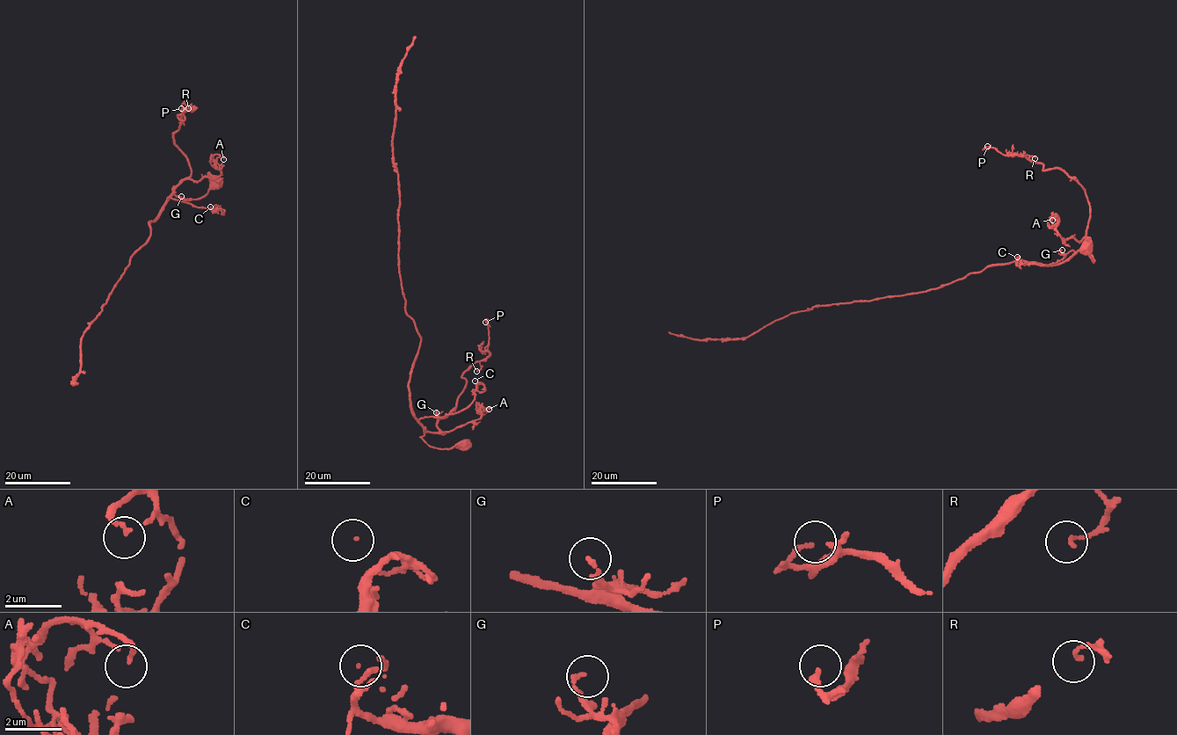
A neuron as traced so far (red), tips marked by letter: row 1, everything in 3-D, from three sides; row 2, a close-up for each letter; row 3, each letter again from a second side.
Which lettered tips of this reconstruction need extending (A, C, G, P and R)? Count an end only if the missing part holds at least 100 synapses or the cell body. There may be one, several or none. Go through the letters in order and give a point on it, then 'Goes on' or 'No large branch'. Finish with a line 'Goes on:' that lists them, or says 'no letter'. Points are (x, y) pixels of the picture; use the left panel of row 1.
A: Place: (223, 159). No large branch
C: Place: (210, 207). No large branch
G: Place: (181, 196). No large branch
P: Place: (181, 108). No large branch
R: Place: (188, 108). No large branch
Goes on: no letter

